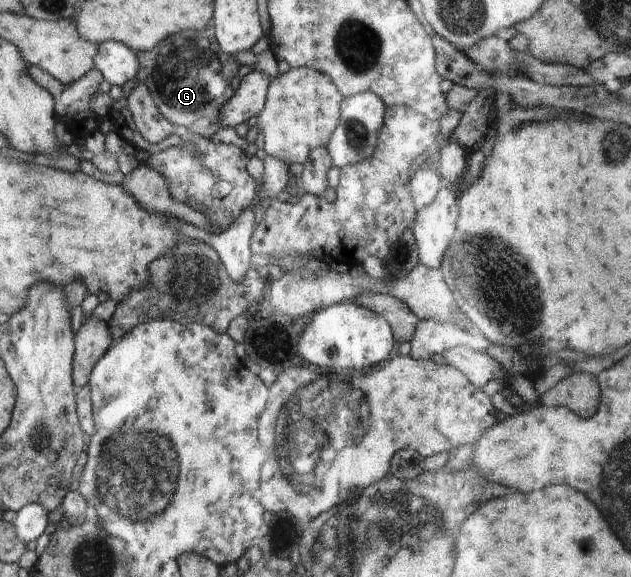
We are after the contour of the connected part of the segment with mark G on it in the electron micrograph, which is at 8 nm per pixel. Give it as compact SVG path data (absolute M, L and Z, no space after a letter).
M211 24L201 32L183 30L167 36L152 50L136 54L140 65L136 77L147 86L159 112L169 123L207 139L224 128L222 106L235 92L236 81L231 82L231 78L241 66L235 57L221 51Z

